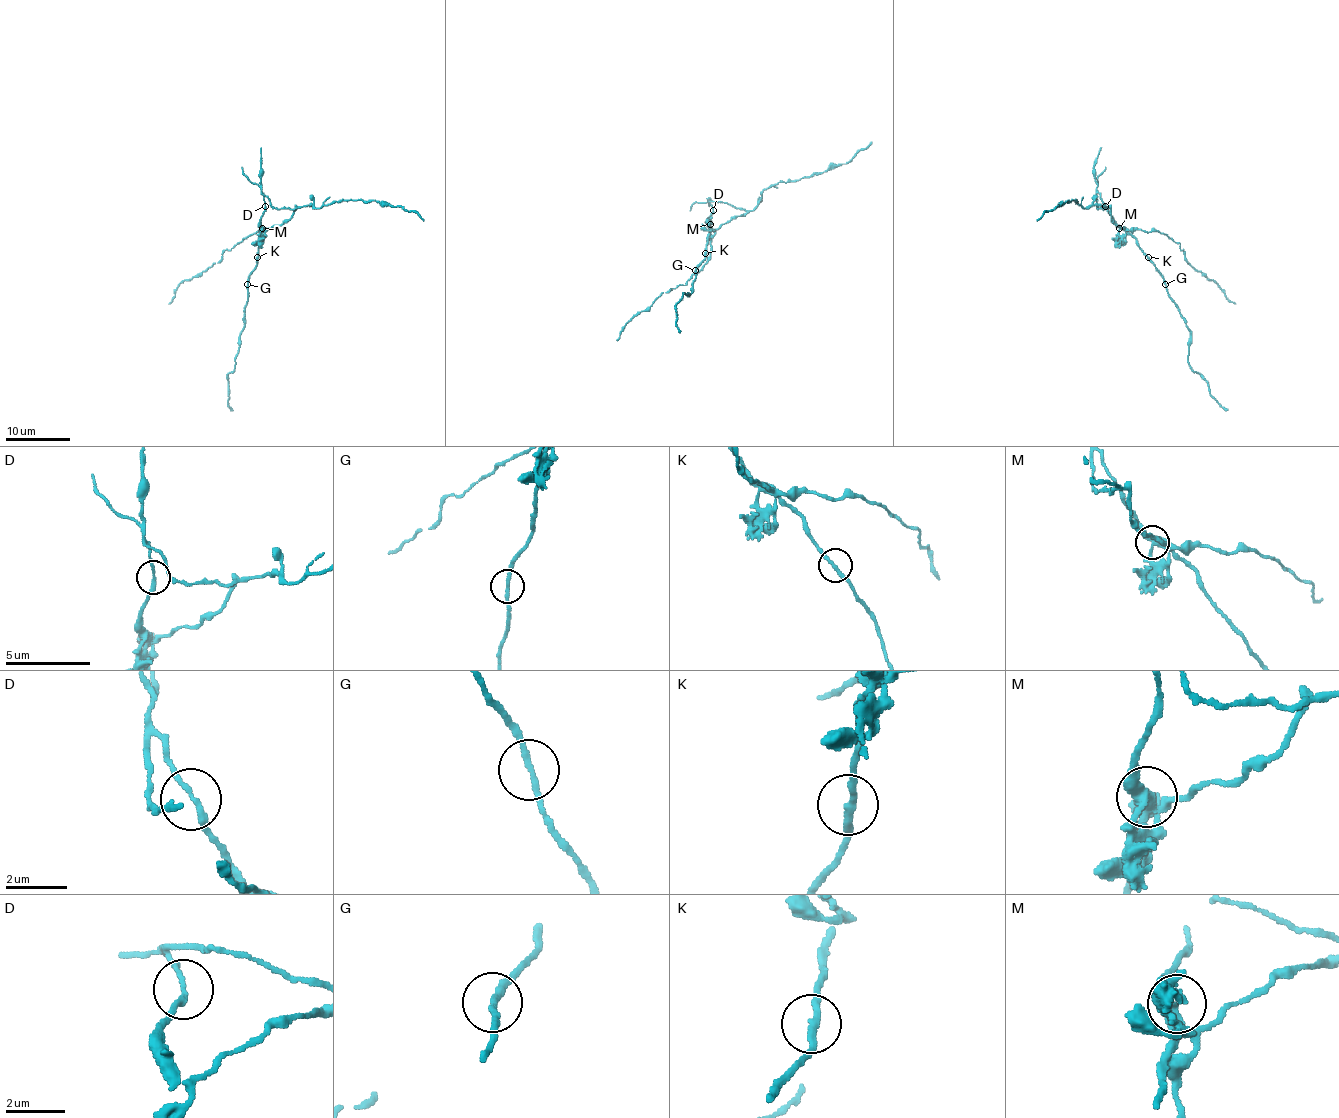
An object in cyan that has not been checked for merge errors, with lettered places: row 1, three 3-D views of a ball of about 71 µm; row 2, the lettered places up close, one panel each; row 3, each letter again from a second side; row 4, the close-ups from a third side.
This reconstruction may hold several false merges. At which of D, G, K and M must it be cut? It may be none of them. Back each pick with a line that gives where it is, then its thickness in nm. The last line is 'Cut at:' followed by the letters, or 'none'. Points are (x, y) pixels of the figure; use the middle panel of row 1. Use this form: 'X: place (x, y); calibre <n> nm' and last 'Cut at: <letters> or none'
D: place (713, 210); calibre 180 nm
M: place (710, 224); calibre 360 nm
Cut at: D, M

